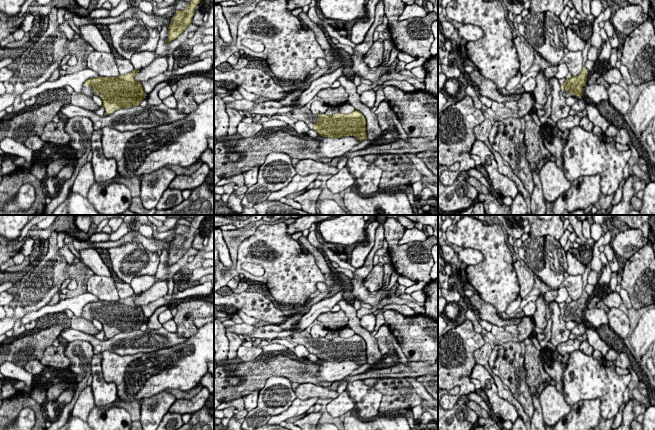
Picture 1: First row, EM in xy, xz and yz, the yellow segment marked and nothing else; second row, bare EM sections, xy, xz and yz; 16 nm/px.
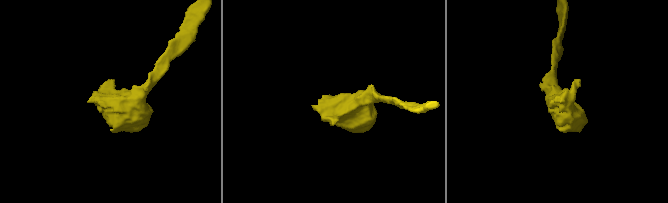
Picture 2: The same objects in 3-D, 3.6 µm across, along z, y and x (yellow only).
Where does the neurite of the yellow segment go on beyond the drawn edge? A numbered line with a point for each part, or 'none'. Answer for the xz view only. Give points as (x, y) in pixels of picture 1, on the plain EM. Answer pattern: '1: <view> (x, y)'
1: xz (302, 338)

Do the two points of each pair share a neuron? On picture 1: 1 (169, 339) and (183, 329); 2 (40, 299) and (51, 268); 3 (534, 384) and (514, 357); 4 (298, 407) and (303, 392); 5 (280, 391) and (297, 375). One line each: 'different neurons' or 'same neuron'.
1: different neurons
2: same neuron
3: different neurons
4: different neurons
5: different neurons

